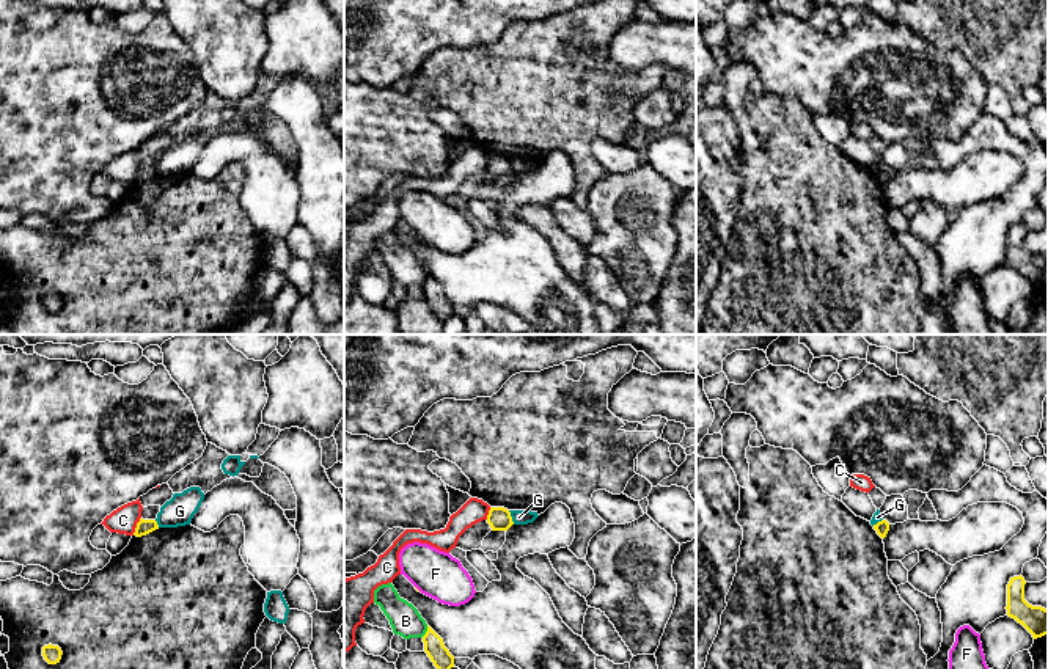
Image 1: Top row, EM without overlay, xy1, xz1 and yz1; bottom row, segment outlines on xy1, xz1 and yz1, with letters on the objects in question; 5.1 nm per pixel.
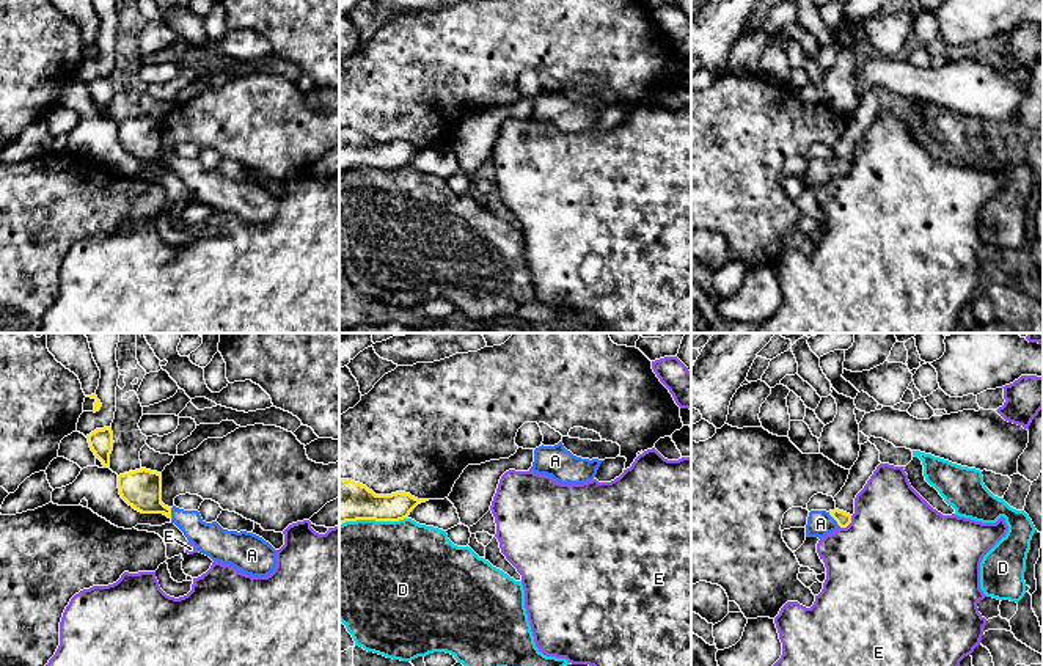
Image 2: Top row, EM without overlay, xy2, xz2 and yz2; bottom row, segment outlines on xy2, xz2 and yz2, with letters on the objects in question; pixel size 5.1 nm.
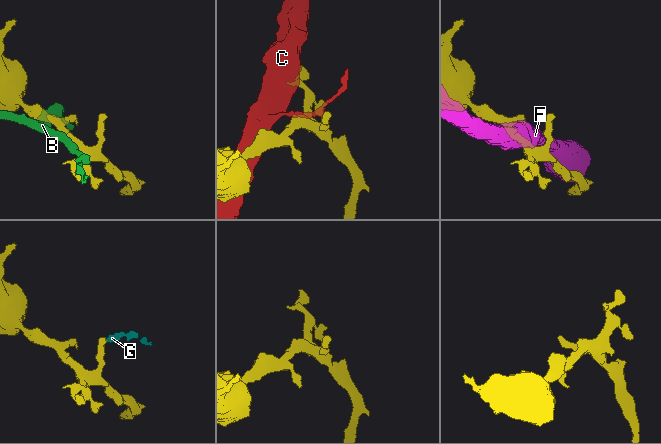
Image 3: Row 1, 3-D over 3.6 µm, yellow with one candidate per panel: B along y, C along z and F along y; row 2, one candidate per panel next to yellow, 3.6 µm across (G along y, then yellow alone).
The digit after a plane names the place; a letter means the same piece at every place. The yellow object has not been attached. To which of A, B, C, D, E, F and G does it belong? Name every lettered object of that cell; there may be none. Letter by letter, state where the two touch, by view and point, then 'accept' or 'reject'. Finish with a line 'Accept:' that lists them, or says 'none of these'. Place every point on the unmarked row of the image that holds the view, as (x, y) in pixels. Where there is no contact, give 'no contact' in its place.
A: yz2 (834, 167) | accept
B: xz1 (426, 280) | reject
C: xy1 (137, 175) | reject
D: xz2 (373, 167) | reject
E: yz2 (849, 171) | reject
F: xz1 (417, 237) | reject
G: xz1 (511, 165) | reject
Accept: A

